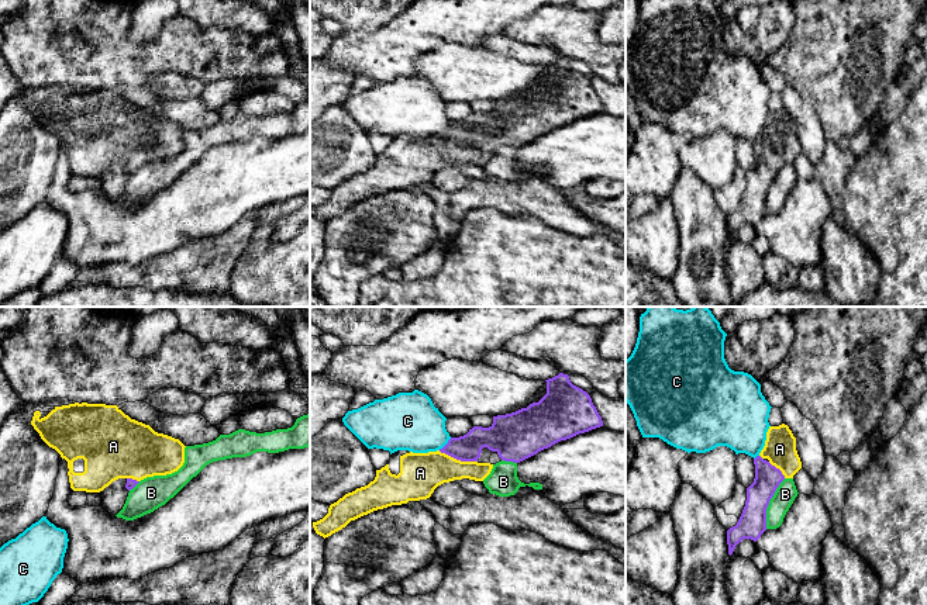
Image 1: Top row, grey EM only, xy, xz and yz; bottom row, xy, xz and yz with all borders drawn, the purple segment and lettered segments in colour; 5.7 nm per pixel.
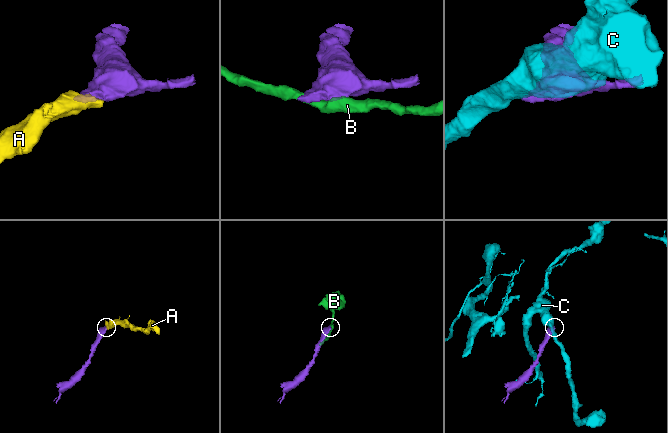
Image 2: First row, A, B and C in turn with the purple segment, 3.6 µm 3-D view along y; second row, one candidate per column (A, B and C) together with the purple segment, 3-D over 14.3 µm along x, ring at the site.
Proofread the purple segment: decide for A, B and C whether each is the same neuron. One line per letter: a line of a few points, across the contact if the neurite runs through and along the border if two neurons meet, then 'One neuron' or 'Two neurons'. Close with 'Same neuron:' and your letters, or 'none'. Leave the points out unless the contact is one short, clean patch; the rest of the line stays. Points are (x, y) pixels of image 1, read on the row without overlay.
A: One neuron
B: Two neurons
C: Line: xz (451, 123), (438, 134). Two neurons
Same neuron: A

